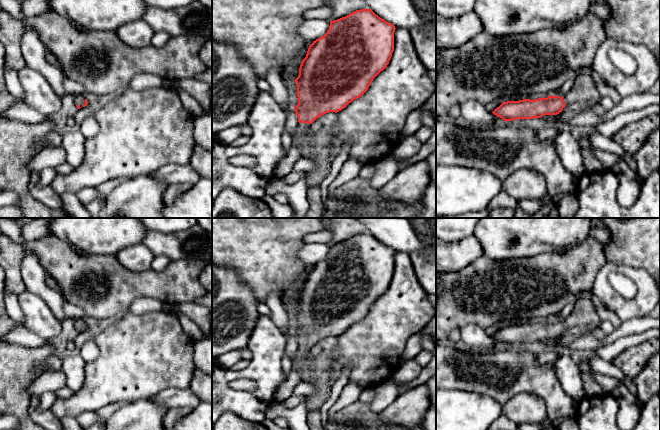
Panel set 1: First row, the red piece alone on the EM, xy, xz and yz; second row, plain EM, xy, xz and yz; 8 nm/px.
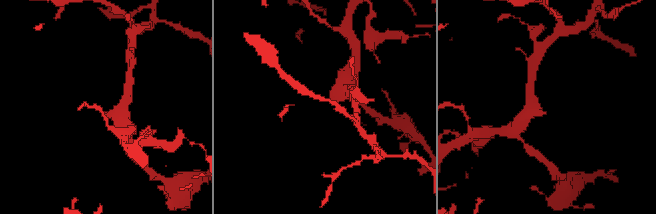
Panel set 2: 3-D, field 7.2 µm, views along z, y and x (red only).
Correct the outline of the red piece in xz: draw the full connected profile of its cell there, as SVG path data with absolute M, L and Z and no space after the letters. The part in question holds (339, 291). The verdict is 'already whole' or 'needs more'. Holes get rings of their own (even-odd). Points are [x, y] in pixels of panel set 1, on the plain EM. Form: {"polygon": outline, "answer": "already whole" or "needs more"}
{"polygon": "M361 233L330 245L327 257L313 265L295 303L298 328L294 334L299 347L291 355L291 372L277 389L274 402L284 402L295 387L307 379L306 375L312 368L309 351L317 342L329 336L337 337L361 321L373 303L387 291L394 275L395 253L393 248L380 242L371 233Z", "answer": "needs more"}

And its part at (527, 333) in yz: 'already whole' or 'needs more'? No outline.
needs more

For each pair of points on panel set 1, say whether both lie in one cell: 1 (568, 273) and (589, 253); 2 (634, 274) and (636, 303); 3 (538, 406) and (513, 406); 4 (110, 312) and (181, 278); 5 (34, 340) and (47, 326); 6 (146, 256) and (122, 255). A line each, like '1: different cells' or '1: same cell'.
1: same cell
2: same cell
3: same cell
4: same cell
5: different cells
6: same cell

